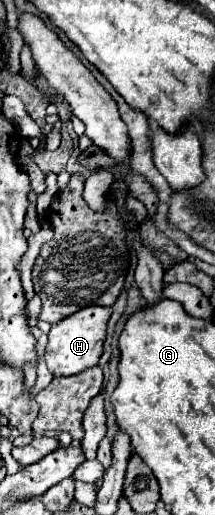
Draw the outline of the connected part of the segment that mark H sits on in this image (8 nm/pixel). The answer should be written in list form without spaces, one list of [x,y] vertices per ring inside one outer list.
[[[86,307],[78,313],[58,321],[52,325],[48,333],[48,345],[46,345],[46,365],[52,375],[76,375],[82,373],[94,365],[98,365],[98,359],[102,355],[102,343],[106,339],[106,323],[110,319],[112,309],[110,307]]]

